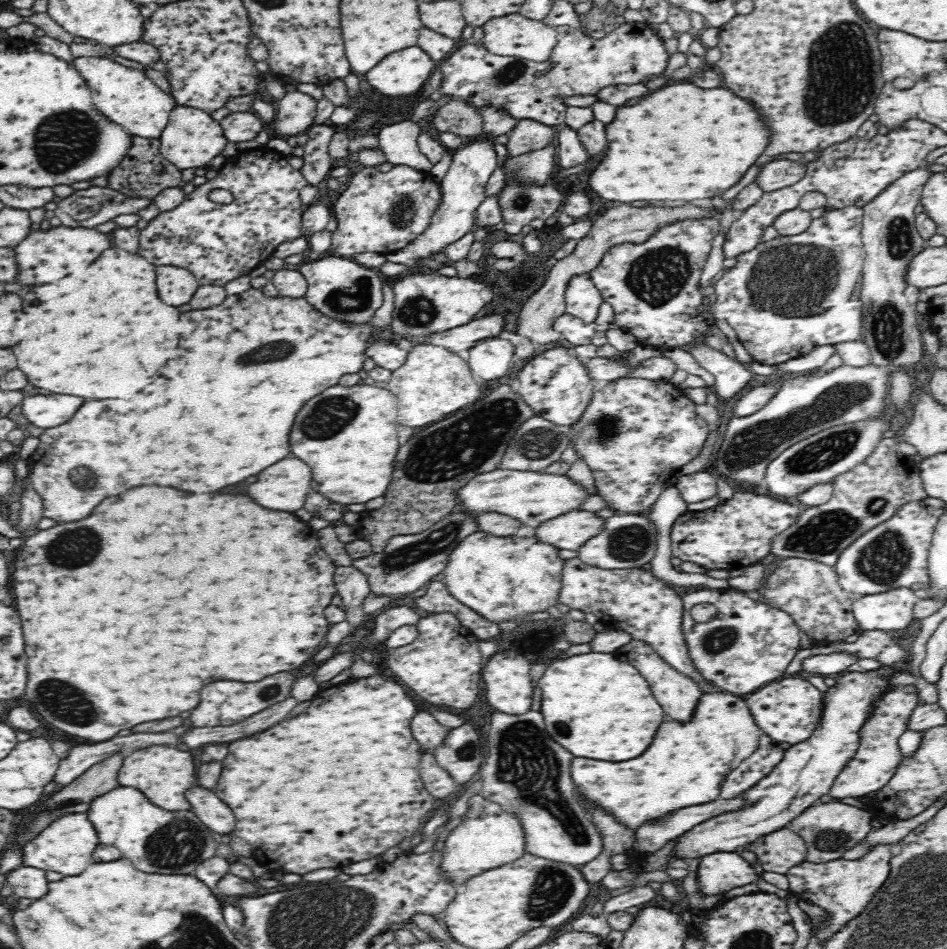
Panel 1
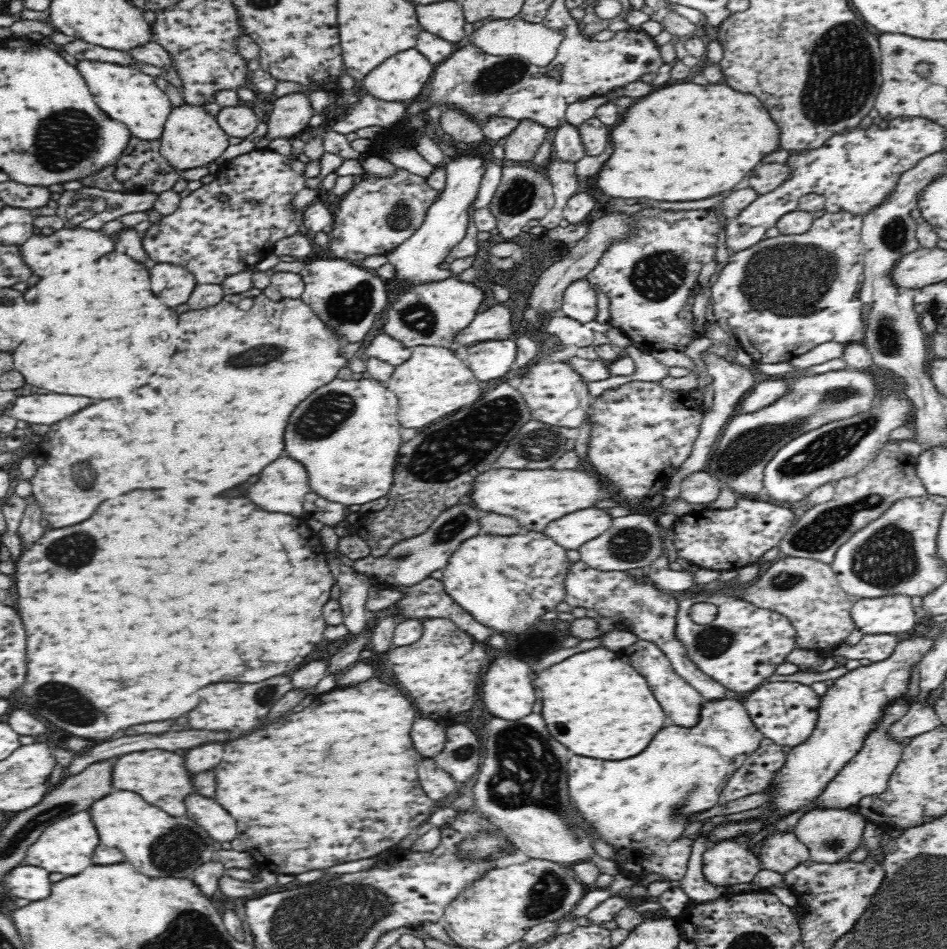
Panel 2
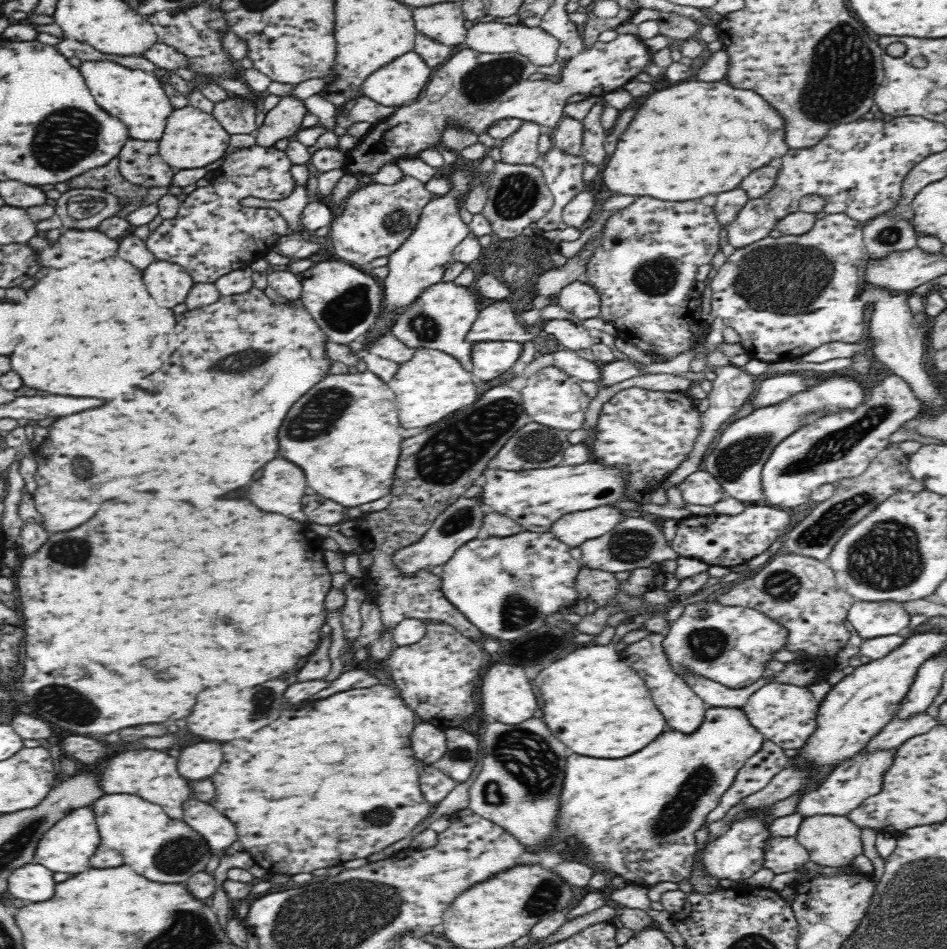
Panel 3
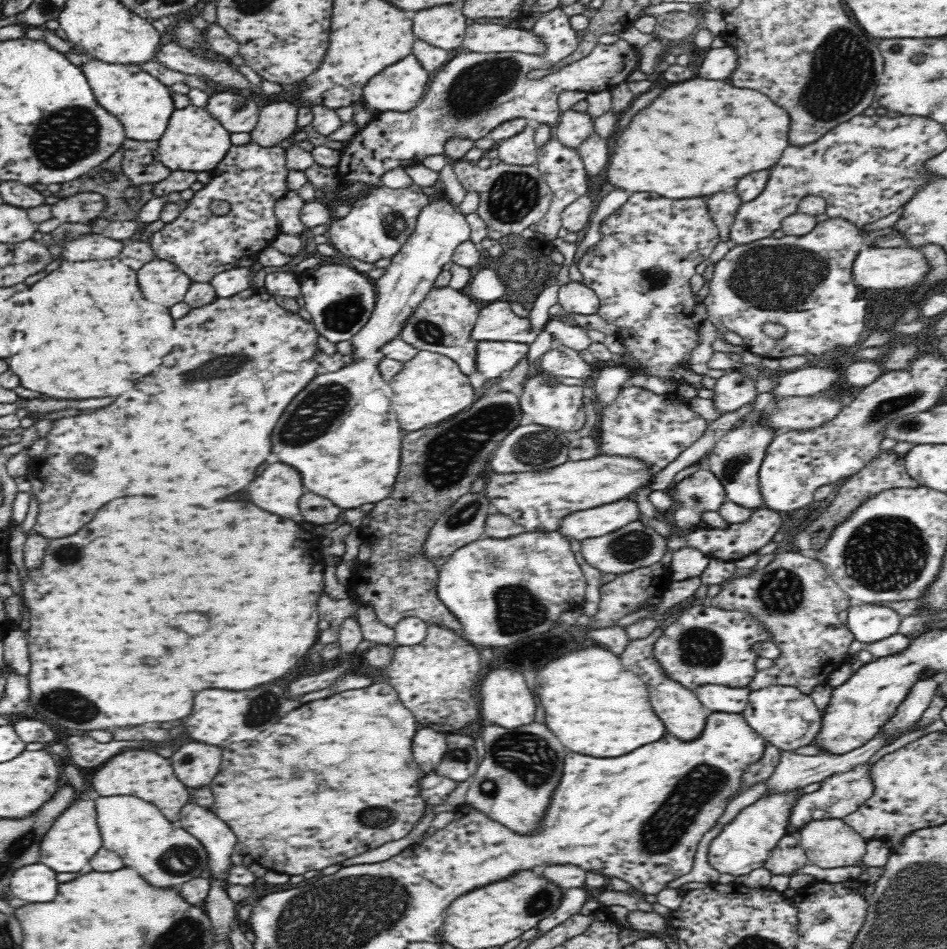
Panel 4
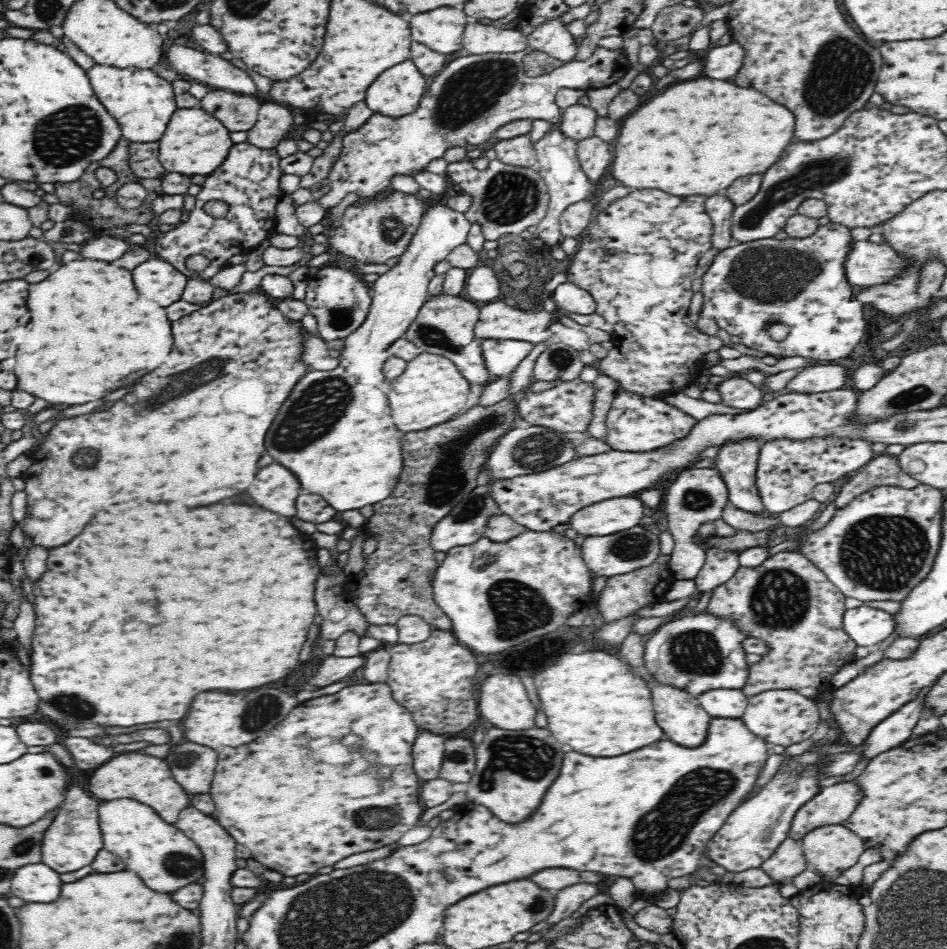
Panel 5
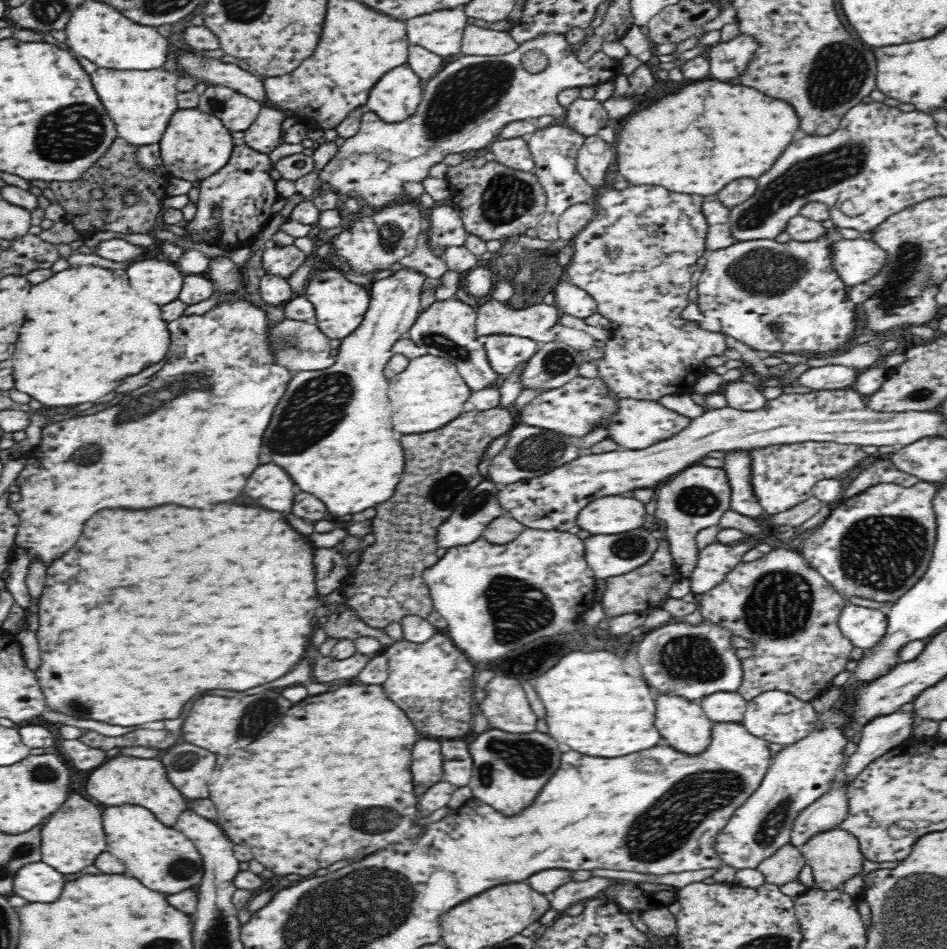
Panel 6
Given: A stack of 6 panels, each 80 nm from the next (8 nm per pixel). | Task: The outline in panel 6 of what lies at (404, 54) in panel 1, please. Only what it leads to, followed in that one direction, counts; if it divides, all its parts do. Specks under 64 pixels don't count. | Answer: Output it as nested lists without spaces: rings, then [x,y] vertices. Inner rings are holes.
[[[406,62],[378,79],[366,106],[384,122],[402,122],[416,112],[421,100],[422,78]]]

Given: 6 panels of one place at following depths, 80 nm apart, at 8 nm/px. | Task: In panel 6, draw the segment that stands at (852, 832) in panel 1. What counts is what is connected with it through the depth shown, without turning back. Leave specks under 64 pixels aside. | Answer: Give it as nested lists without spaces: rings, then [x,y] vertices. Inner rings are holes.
[[[837,827],[826,832],[818,832],[808,841],[800,847],[800,851],[805,858],[805,864],[813,870],[813,878],[818,888],[822,890],[842,889],[841,885],[844,880],[856,874],[862,874],[864,856],[860,851],[859,840],[852,833]]]

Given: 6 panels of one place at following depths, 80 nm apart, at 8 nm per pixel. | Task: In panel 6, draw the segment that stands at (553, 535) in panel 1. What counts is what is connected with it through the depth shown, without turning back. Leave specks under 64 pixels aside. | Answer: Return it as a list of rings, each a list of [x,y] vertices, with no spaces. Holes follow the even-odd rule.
[[[628,494],[602,497],[580,510],[576,525],[591,535],[620,534],[642,527],[644,508],[643,502]]]

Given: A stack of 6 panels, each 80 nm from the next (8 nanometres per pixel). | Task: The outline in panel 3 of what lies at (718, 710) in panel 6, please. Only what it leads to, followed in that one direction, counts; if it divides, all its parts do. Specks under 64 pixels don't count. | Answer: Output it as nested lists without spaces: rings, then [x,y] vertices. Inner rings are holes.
[[[679,666],[680,676],[693,688],[693,691],[710,706],[733,706],[734,708],[743,709],[742,706],[748,702],[751,694],[760,689],[765,684],[774,680],[773,674],[761,676],[754,684],[750,684],[746,688],[733,689],[720,684],[714,680],[710,680],[689,668]]]

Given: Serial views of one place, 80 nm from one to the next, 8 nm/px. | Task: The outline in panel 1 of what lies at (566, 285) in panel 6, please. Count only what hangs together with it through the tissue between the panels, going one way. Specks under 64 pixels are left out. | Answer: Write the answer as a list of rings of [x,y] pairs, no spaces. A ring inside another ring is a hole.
[[[589,273],[572,276],[568,280],[565,293],[566,313],[580,318],[586,324],[592,324],[603,302],[600,289],[592,282]]]

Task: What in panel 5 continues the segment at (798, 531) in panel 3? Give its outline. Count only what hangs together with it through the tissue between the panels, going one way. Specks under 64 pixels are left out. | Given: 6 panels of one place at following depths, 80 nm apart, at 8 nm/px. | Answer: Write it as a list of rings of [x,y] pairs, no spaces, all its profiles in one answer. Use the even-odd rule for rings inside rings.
[[[885,452],[877,454],[867,465],[864,465],[855,476],[841,486],[834,504],[836,512],[850,506],[855,498],[879,486],[899,486],[910,488],[919,482],[903,471],[898,457]]]

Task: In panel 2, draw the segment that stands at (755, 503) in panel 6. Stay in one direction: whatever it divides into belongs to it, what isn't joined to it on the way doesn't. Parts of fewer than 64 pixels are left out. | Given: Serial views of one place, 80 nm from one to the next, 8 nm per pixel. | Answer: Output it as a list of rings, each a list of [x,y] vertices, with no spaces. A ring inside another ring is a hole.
[[[865,369],[834,370],[826,374],[809,374],[801,378],[794,378],[787,382],[788,390],[780,398],[768,406],[753,413],[738,413],[730,418],[726,424],[722,438],[708,462],[708,472],[719,480],[721,488],[730,488],[737,495],[754,496],[762,490],[762,470],[774,458],[774,455],[792,442],[798,435],[809,433],[811,430],[820,429],[825,424],[855,417],[857,414],[869,412],[876,400],[876,378],[872,372]]]

